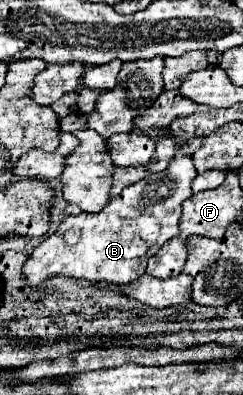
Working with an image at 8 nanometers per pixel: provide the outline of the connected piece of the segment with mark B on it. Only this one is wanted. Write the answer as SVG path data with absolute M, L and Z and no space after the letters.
M180 150L170 160L168 168L150 174L144 180L124 188L110 204L98 212L82 212L78 216L68 216L60 228L48 236L26 260L22 272L28 286L38 286L50 276L64 274L72 278L84 278L90 282L108 284L128 284L138 280L146 272L148 258L170 238L178 236L180 206L192 196L190 182L196 178L196 168L192 158L180 154Z

